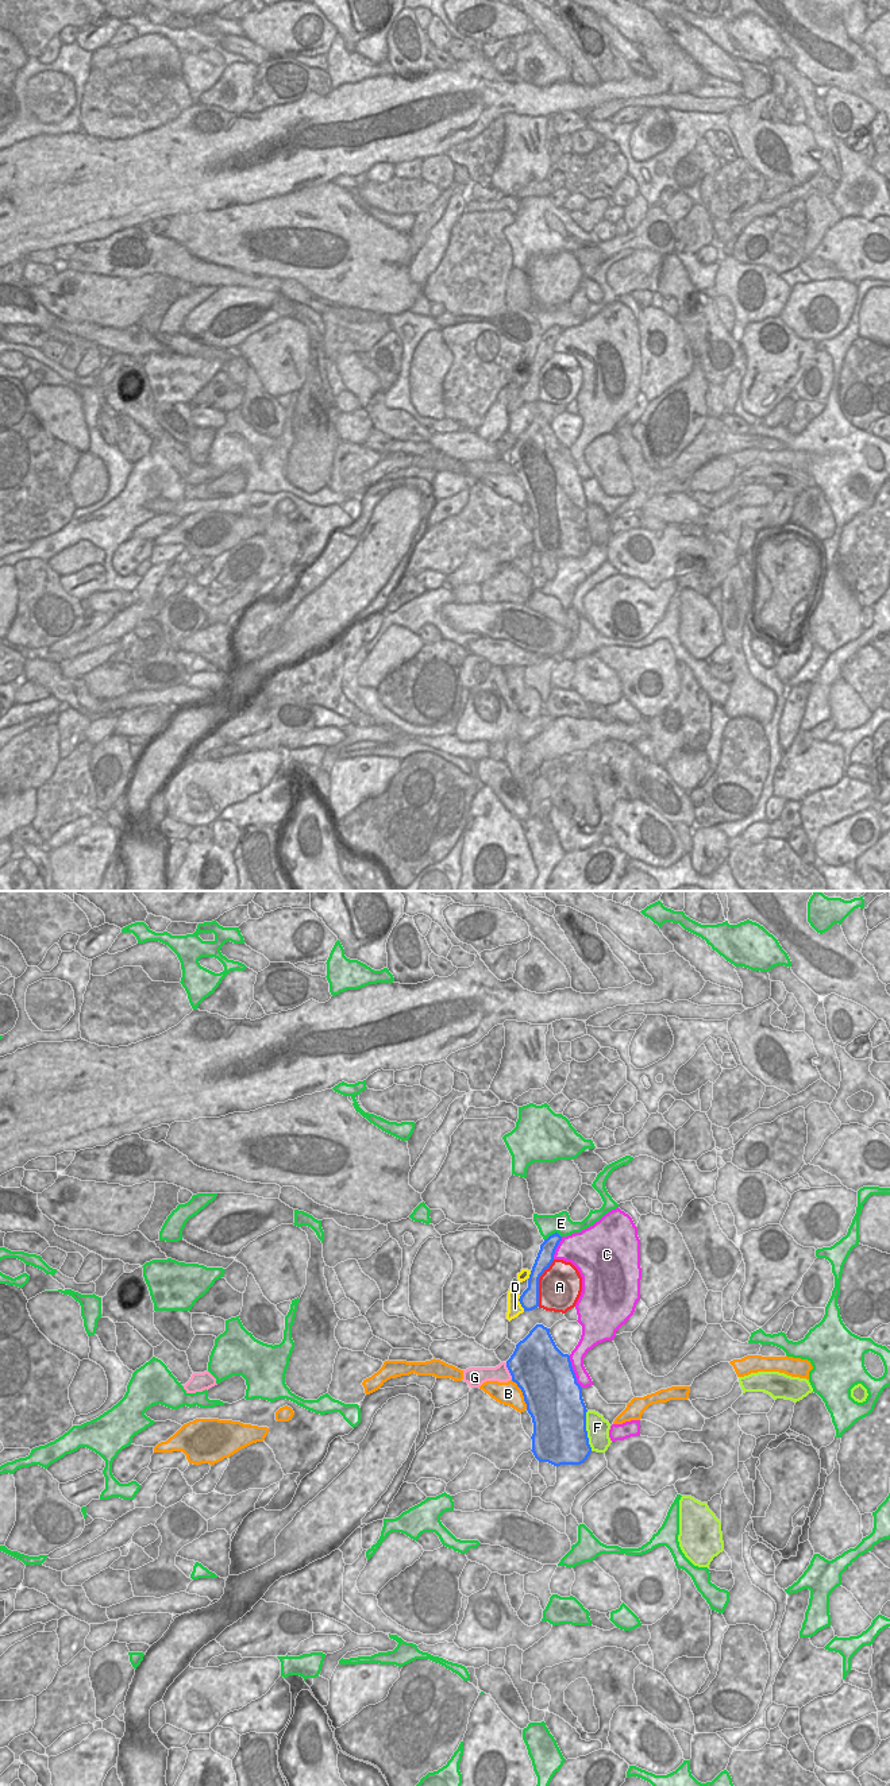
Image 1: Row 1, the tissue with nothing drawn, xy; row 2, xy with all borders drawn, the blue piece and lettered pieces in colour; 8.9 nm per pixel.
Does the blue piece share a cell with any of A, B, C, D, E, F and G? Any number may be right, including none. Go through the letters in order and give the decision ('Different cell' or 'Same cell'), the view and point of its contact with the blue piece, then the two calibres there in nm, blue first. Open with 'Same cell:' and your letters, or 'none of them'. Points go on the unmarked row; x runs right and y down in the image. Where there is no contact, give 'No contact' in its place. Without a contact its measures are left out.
Same cell: none of them
A: Different cell. Touches blue at xy (538, 375). Thickness 170 nm (blue) against 380 nm
B: Different cell. Touches blue at xy (523, 486). Thickness 500 nm (blue) against 220 nm
C: Different cell. Touches blue at xy (573, 465). Thickness 500 nm (blue) against 130 nm
D: Different cell. Touches blue at xy (520, 396). Thickness 170 nm (blue) against 130 nm
E: Different cell. Touches blue at xy (553, 327). Thickness 150 nm (blue) against 180 nm
F: Different cell. Touches blue at xy (586, 524). Thickness 480 nm (blue) against 200 nm
G: Different cell. Touches blue at xy (509, 463). Thickness 480 nm (blue) against 150 nm.

